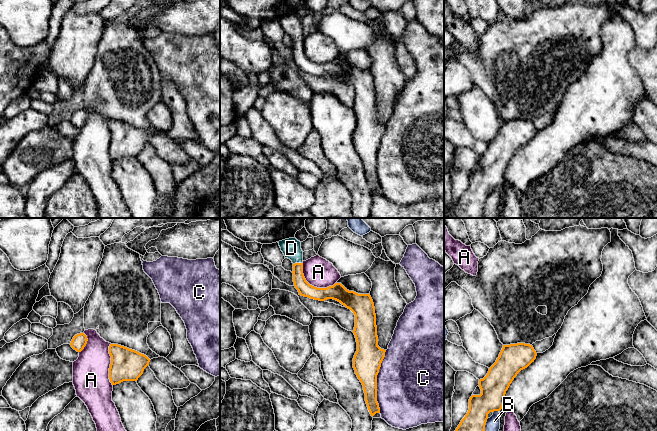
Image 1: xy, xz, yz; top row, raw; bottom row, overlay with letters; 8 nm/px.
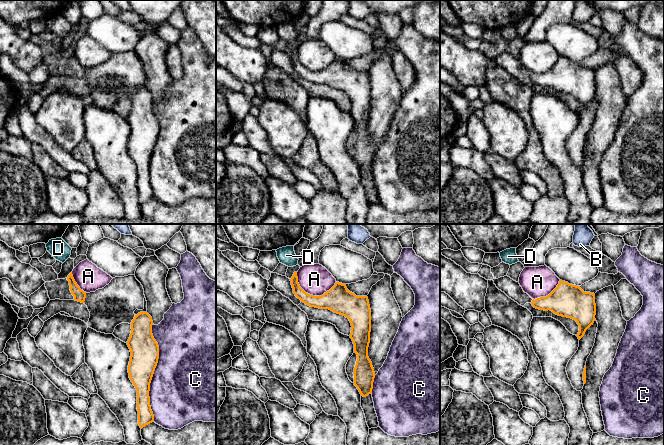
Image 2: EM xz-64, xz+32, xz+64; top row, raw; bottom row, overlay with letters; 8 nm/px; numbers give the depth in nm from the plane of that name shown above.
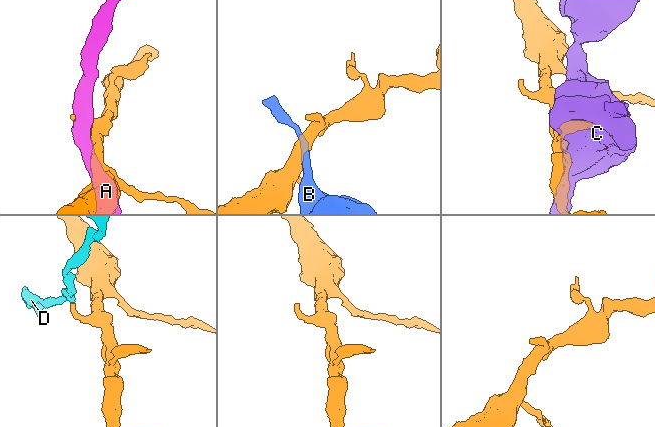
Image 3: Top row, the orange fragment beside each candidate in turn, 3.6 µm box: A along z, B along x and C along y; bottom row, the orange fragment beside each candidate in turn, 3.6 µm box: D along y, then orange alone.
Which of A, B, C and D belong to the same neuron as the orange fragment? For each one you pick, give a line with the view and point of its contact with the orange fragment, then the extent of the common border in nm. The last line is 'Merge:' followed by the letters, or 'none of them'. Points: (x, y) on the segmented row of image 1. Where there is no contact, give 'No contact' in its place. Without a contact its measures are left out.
D: Touches orange at xz (297, 263). Shared border 70 nm
Merge: D

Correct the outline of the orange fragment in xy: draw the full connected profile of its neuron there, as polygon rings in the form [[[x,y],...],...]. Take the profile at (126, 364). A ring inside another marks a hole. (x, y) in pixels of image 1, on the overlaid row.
[[[110,344],[109,354],[109,379],[112,385],[123,381],[137,381],[150,362],[146,355],[118,344]]]

